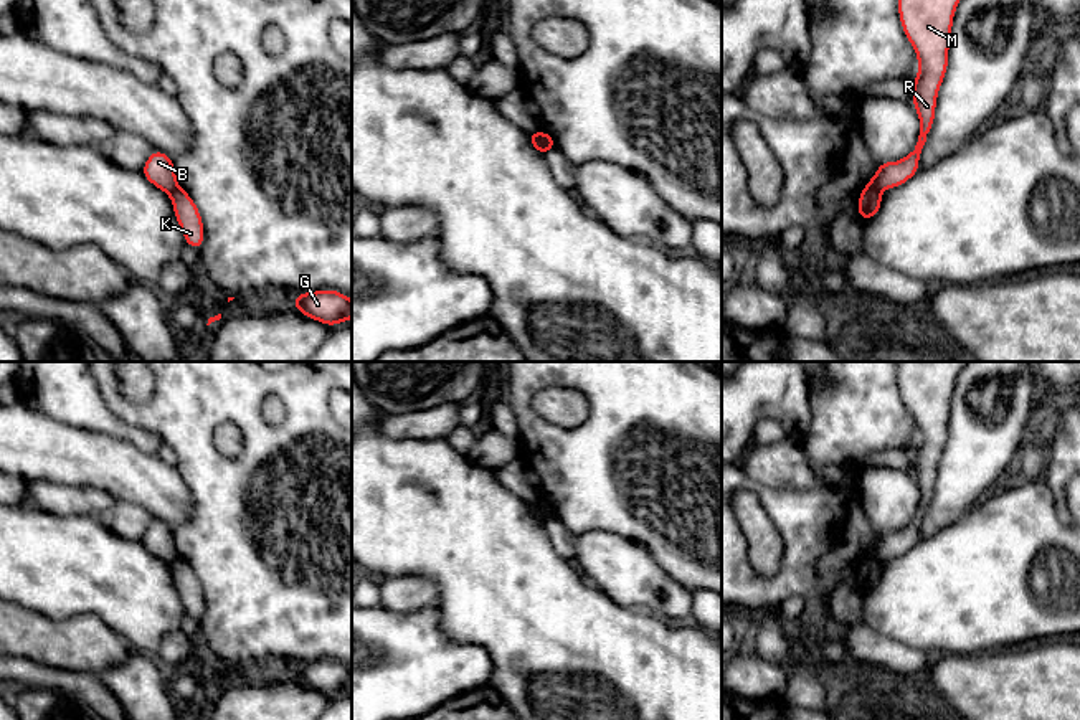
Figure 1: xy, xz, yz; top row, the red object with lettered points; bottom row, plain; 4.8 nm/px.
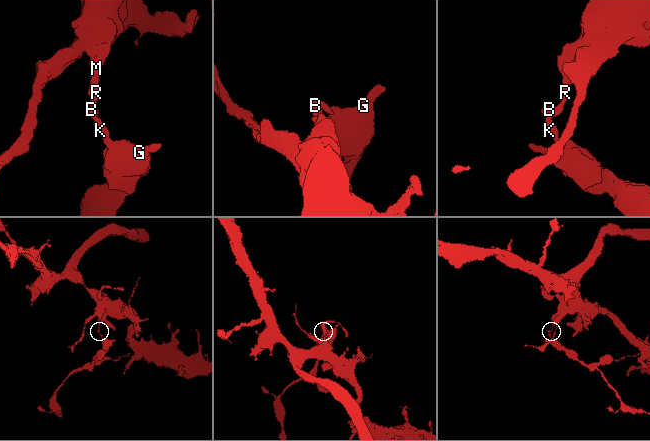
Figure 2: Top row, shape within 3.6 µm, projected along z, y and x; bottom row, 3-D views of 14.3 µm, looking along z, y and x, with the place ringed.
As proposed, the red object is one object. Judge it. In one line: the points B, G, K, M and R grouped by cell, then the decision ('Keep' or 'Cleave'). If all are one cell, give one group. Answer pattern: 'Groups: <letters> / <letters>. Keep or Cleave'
Groups: B M R / G K. Cleave

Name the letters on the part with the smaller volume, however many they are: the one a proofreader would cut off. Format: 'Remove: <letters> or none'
Remove: G, K

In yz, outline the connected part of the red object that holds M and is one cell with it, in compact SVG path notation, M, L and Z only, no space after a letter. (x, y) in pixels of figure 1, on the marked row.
M898 0L902 28L918 58L912 84L913 107L920 119L915 149L898 162L880 162L865 187L882 192L908 182L918 170L920 154L935 122L938 91L948 69L951 26L959 0Z

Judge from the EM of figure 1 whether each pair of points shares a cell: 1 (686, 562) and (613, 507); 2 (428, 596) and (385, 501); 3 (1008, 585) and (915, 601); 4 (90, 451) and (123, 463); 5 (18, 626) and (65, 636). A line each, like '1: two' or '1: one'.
1: one
2: two
3: one
4: one
5: one

